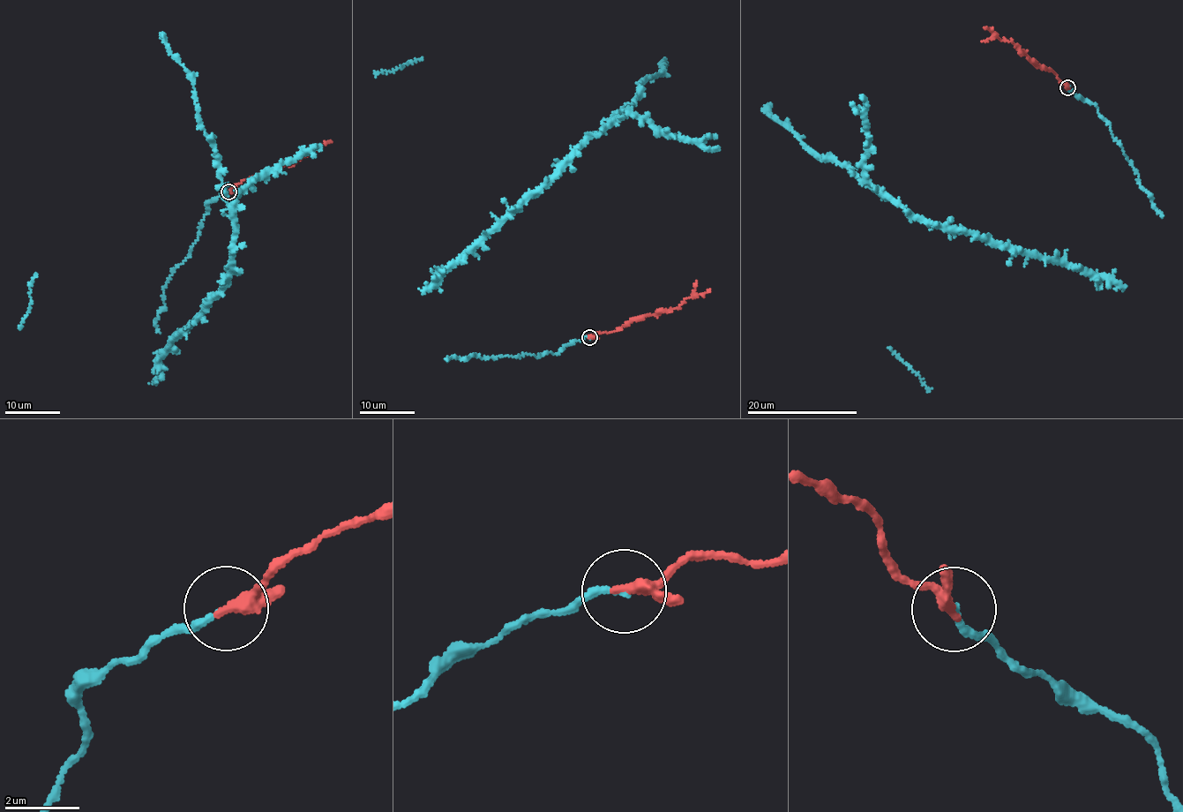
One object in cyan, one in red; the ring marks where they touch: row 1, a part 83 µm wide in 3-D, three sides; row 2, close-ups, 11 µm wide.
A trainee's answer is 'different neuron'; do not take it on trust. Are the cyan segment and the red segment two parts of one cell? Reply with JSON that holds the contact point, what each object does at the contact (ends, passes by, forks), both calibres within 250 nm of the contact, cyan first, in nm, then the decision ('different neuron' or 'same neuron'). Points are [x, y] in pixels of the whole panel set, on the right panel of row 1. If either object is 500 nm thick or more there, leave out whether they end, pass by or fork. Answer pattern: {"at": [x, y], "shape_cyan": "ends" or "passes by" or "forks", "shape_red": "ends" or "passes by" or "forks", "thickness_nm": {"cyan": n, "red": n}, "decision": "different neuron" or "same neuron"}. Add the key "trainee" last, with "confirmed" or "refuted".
{"at": [1067, 87], "shape_cyan": "ends", "shape_red": "passes by", "thickness_nm": {"cyan": 150, "red": 240}, "decision": "same neuron", "trainee": "refuted"}

